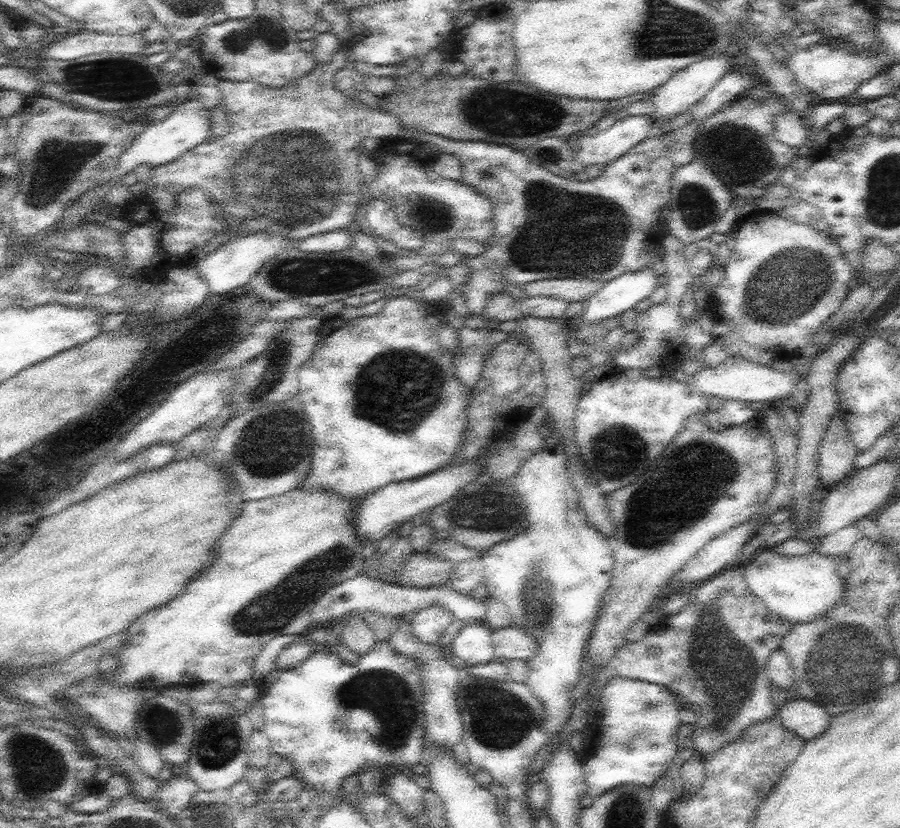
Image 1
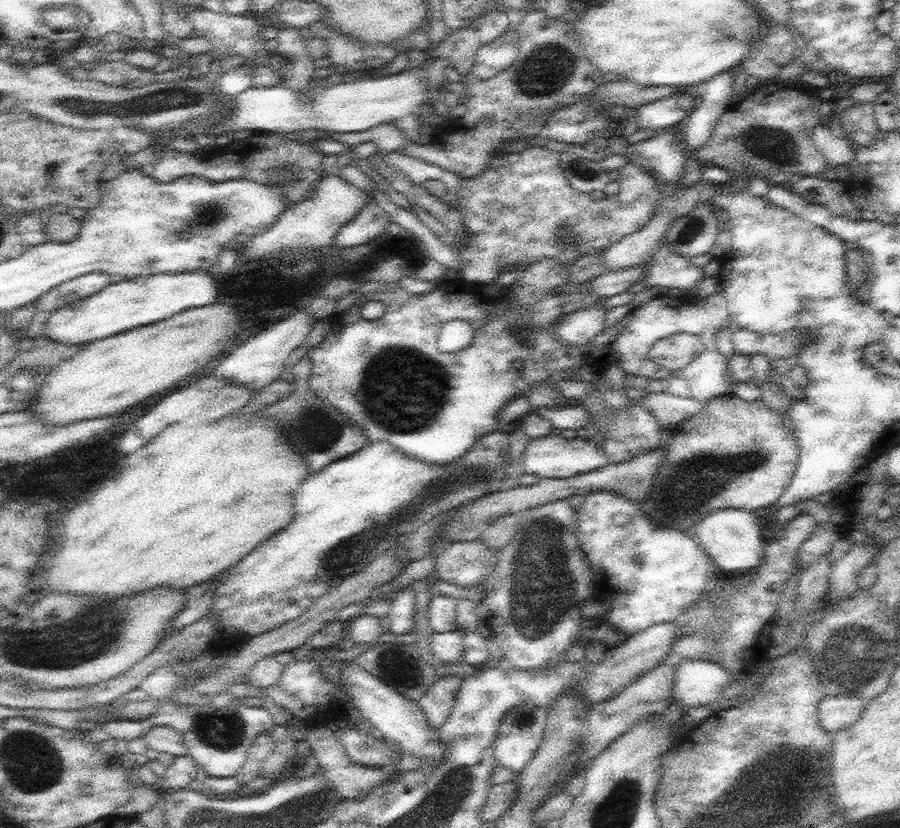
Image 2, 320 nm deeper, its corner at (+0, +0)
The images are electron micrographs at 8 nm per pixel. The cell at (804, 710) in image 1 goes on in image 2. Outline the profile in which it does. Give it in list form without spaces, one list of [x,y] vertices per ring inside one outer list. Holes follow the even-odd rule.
[[[826,695],[818,707],[821,727],[829,733],[844,730],[860,718],[866,705],[864,699],[852,695]]]

